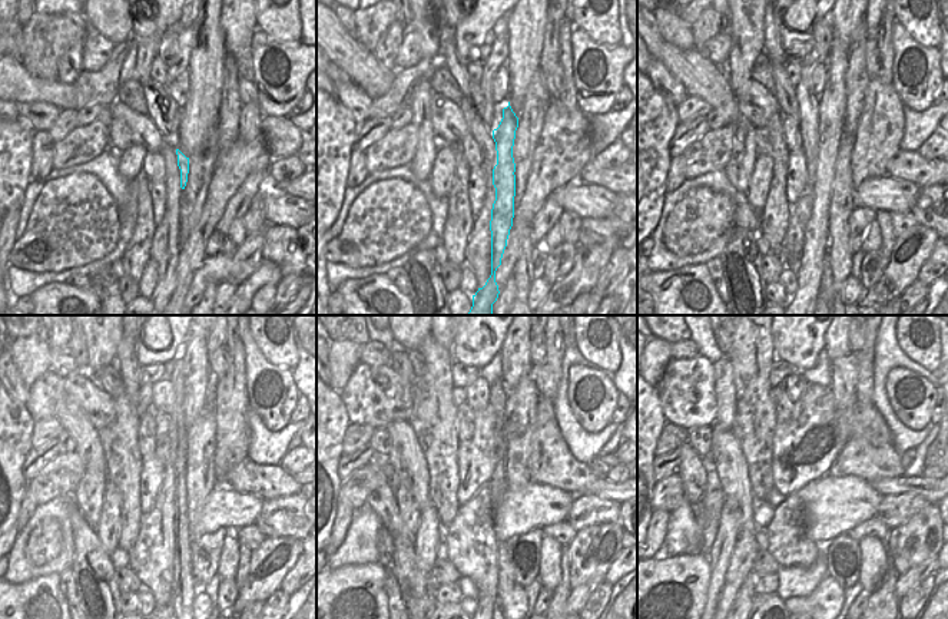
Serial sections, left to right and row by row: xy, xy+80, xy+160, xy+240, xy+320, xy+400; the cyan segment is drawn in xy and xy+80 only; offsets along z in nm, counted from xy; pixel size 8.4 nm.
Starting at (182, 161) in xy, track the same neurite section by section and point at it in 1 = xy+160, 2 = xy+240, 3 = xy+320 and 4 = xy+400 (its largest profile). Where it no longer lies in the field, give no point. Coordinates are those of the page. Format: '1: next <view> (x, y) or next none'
1: next xy+160 (832, 101)
2: next xy+240 (196, 373)
3: next xy+320 (516, 358)
4: next xy+400 (837, 344)

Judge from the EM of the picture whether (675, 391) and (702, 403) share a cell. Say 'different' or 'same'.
same

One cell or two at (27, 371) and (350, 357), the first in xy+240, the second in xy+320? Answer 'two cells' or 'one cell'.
one cell

